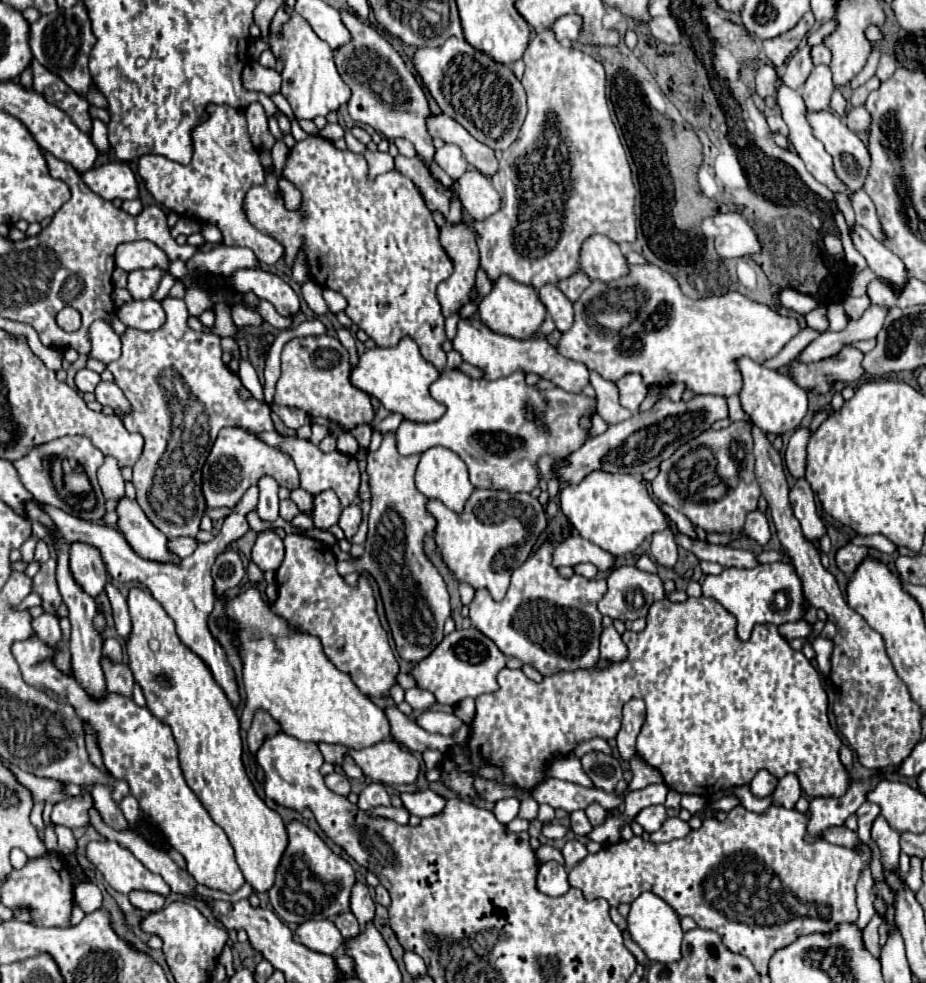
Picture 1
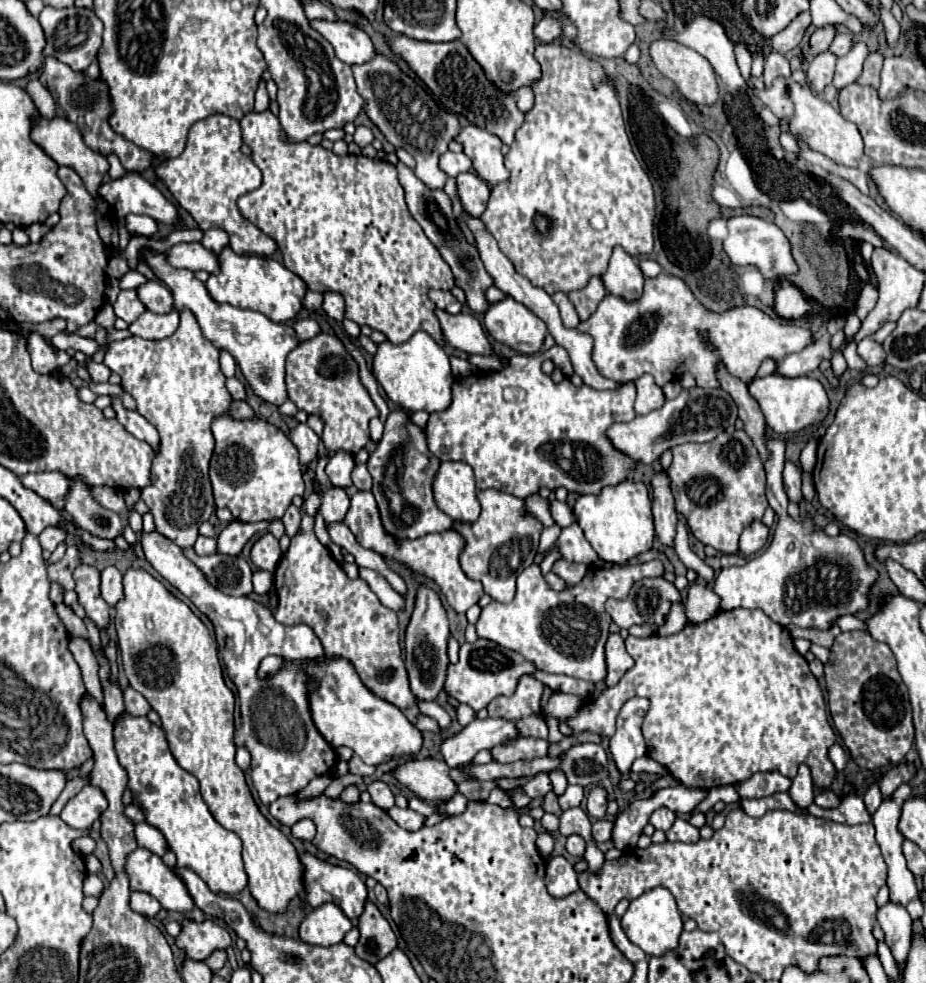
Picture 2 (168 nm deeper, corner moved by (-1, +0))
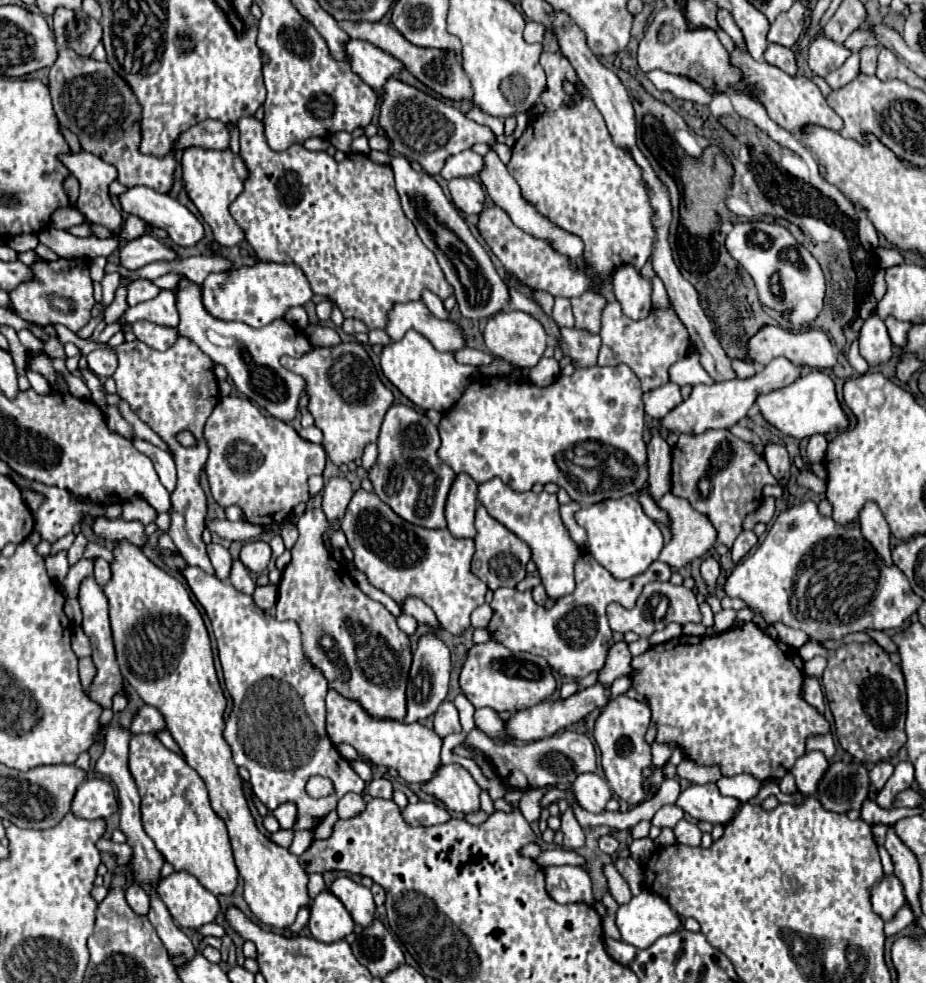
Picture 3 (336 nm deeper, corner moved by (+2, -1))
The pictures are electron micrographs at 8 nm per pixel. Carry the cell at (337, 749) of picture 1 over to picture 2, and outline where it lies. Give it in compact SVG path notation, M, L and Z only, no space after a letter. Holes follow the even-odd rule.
M407 759L397 765L393 777L409 787L415 795L427 801L445 801L455 795L455 783L447 777L445 761L435 759Z

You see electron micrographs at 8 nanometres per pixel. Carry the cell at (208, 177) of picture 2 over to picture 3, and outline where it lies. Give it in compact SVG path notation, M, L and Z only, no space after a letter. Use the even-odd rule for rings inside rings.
M188 148L182 154L182 170L184 170L184 182L188 196L200 210L202 218L210 224L214 238L220 246L236 246L244 240L244 232L234 222L234 218L228 212L230 202L242 192L244 180L248 176L248 170L238 154L232 154L232 150L202 150L202 148Z

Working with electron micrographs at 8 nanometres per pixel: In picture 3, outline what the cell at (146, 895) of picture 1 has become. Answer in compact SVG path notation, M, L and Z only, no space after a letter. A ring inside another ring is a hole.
M130 886L126 890L126 902L130 904L130 908L136 914L148 914L148 910L150 910L150 898L140 886Z

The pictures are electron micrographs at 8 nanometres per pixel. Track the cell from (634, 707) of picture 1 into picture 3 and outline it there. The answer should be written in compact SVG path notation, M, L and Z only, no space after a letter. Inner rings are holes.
M618 696L604 706L594 724L594 740L600 748L600 764L604 776L614 794L620 800L628 802L630 806L648 800L664 782L662 768L654 768L650 776L644 776L644 768L652 768L650 744L644 738L650 728L650 722L652 722L652 710L646 704L628 696ZM644 784L648 784L648 788L644 788Z

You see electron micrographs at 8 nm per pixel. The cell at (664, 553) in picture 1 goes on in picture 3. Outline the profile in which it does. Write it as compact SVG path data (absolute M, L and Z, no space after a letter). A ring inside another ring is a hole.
M658 424L650 426L650 442L648 442L648 484L650 494L658 502L670 490L670 446L660 432Z

